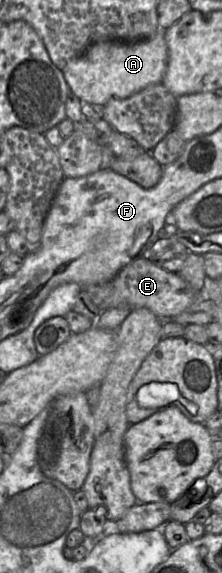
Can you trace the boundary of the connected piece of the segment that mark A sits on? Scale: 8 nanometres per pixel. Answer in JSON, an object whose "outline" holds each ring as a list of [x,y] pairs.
{"outline":[[[164,31],[137,41],[104,41],[90,46],[82,55],[70,60],[62,72],[70,90],[82,101],[105,105],[111,99],[124,99],[151,84],[161,83],[168,62]]]}

